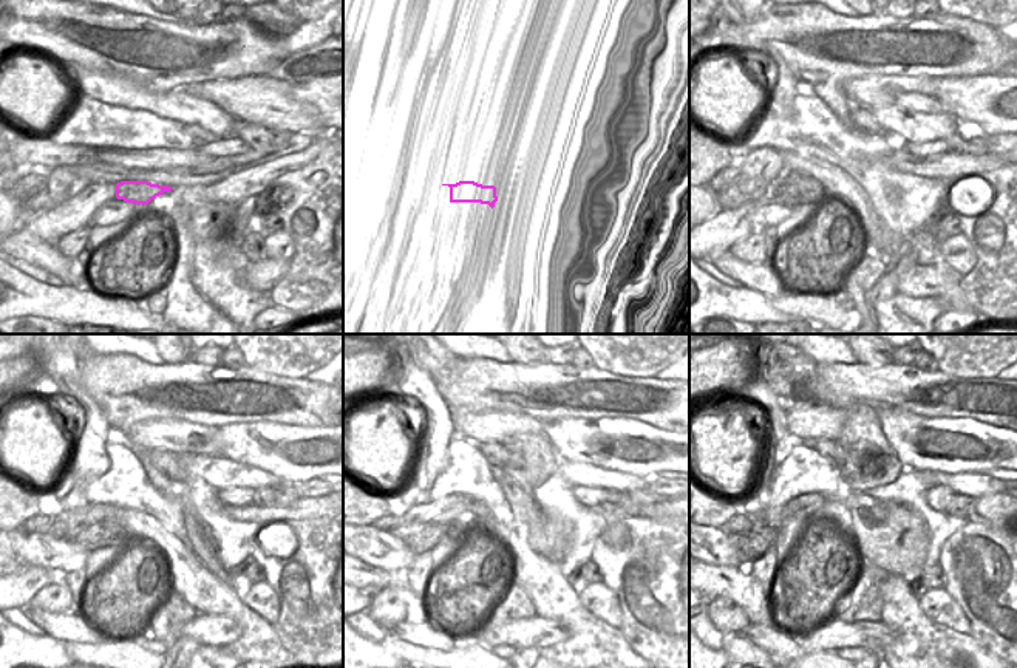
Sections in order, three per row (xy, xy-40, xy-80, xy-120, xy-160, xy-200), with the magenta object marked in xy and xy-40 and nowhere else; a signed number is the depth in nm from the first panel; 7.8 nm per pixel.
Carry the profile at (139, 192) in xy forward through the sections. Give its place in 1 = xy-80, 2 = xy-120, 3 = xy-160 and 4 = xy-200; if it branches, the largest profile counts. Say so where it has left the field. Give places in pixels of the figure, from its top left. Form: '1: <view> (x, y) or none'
1: xy-80 (798, 189)
2: xy-120 (102, 534)
3: xy-160 (419, 541)
4: xy-200 (750, 546)

